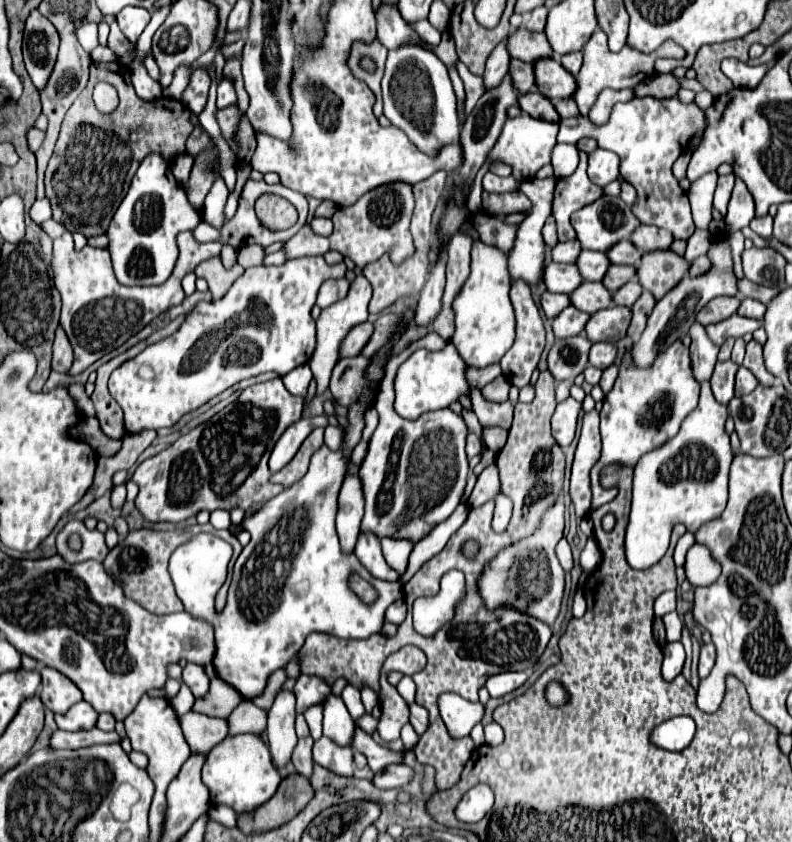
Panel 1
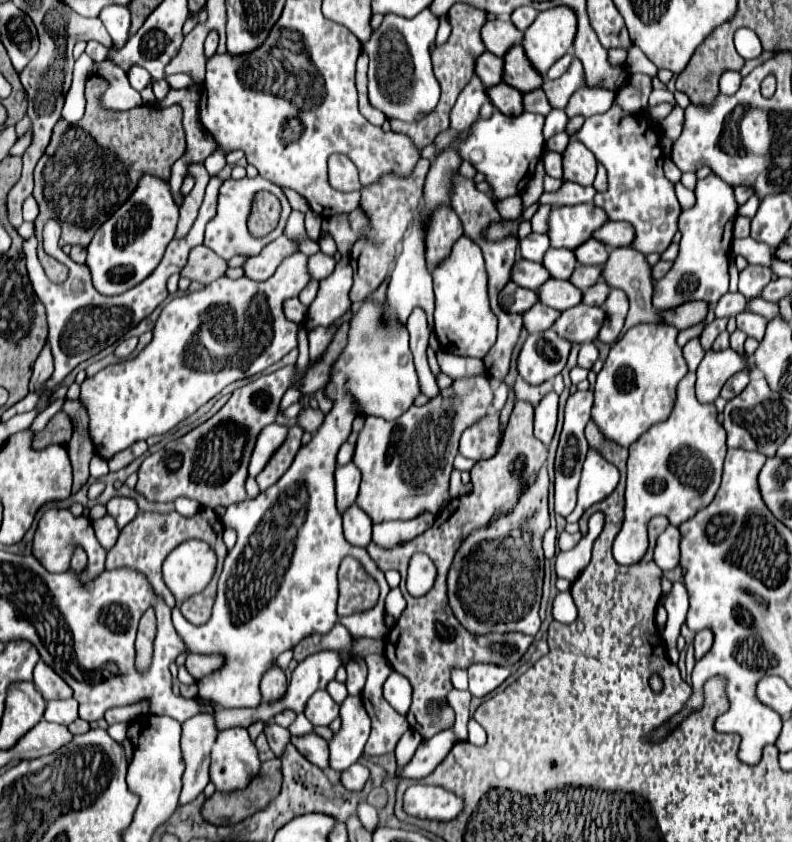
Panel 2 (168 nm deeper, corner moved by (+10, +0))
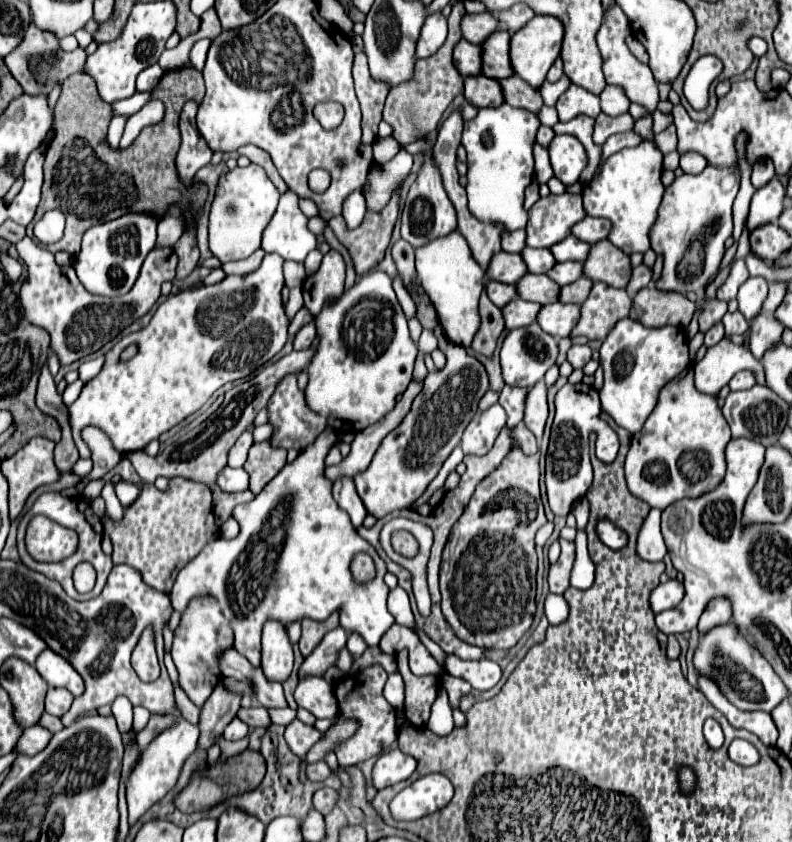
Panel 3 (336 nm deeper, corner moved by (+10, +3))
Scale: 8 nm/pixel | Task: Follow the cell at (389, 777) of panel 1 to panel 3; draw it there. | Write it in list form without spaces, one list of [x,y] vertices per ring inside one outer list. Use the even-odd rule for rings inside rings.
[[[321,760],[321,762],[313,762],[313,764],[307,764],[305,766],[305,776],[313,782],[323,782],[327,776],[331,776],[331,770],[329,766]]]

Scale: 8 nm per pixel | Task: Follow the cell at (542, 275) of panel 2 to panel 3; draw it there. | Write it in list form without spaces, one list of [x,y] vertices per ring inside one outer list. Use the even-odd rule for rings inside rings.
[[[497,252],[487,268],[489,280],[497,280],[505,284],[515,284],[523,274],[527,274],[523,260],[519,258],[519,254],[509,254],[509,252]]]

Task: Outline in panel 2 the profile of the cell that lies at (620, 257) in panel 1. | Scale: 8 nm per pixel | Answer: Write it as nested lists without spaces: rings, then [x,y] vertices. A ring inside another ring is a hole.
[[[591,237],[587,243],[579,245],[579,249],[575,249],[575,255],[579,257],[581,265],[605,265],[609,259],[609,249],[607,249],[607,245],[603,245],[595,237]]]

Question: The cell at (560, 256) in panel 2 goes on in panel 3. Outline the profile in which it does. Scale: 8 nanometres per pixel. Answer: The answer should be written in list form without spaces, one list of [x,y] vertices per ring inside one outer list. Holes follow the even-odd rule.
[[[525,248],[521,252],[521,258],[527,270],[533,274],[545,274],[555,264],[555,258],[551,258],[551,252],[547,248]]]

